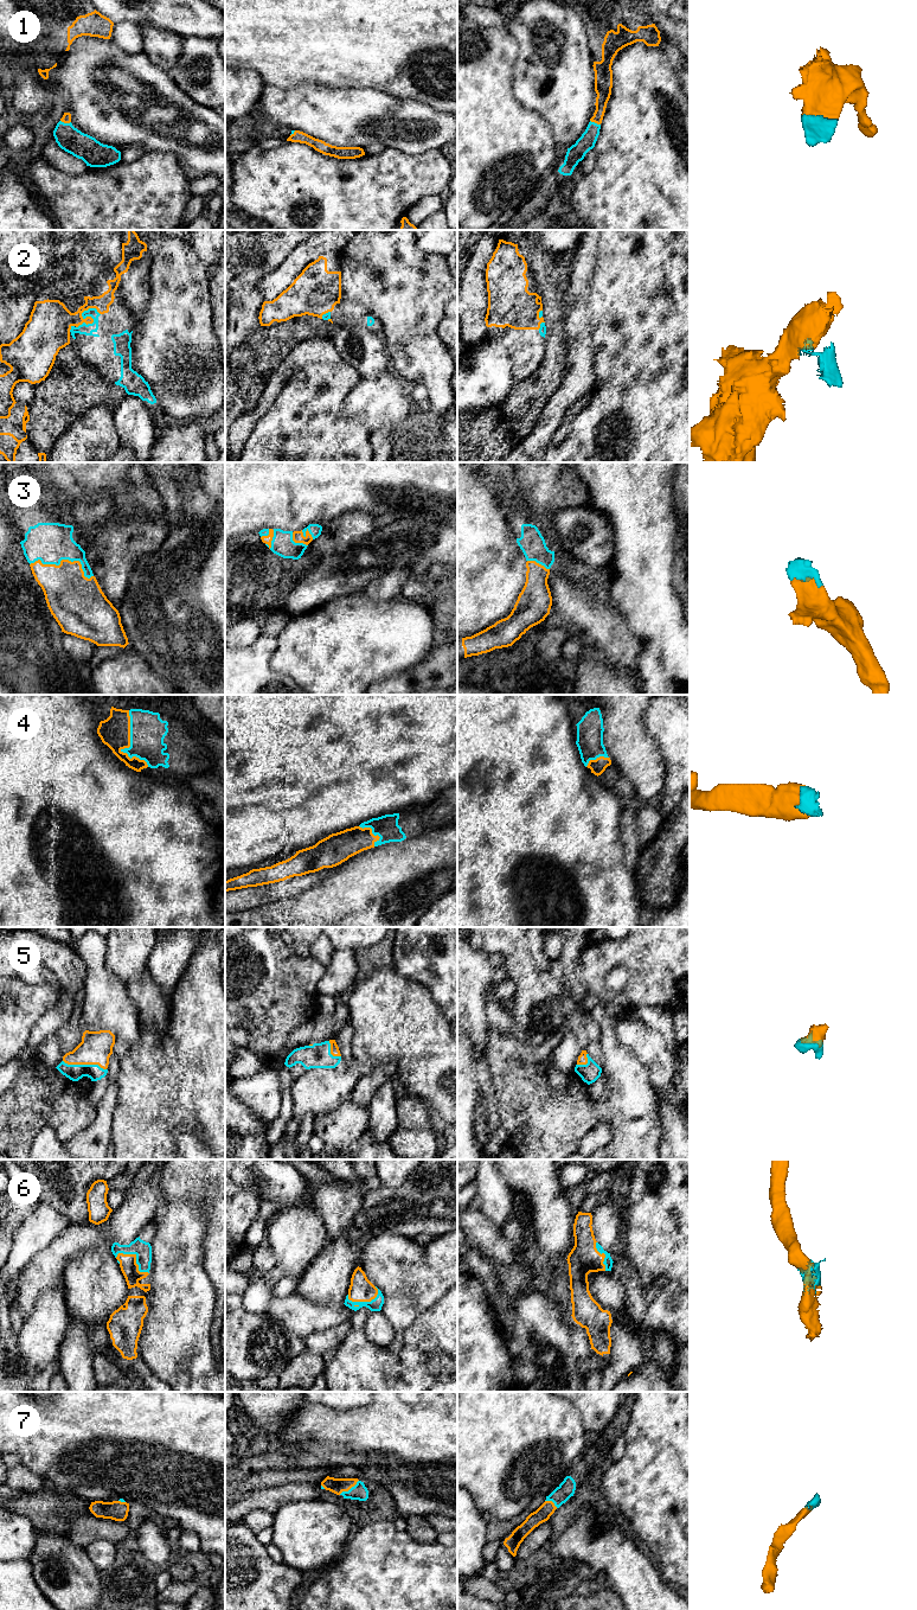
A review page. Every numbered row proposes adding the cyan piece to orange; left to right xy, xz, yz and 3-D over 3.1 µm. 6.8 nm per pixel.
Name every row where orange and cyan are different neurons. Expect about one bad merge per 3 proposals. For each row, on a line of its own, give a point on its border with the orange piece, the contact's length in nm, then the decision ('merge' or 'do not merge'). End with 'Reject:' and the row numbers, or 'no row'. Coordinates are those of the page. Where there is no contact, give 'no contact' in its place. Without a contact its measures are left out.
1: contact xy (65, 122); length 70 nm; merge
2: contact xy (88, 317); length 200 nm; merge
3: contact xy (65, 560); length 440 nm; merge
4: contact xy (129, 746); length 400 nm; merge
5: contact xy (84, 1064); length 300 nm; merge
6: contact xy (135, 1258); length 260 nm; merge
7: contact xz (348, 1489); length 170 nm; merge
Reject: no row

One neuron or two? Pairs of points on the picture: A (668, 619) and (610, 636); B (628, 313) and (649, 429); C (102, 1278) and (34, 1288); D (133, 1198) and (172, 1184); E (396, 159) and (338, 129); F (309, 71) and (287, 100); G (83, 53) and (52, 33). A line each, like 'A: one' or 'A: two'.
A: two
B: one
C: two
D: two
E: two
F: two
G: two

